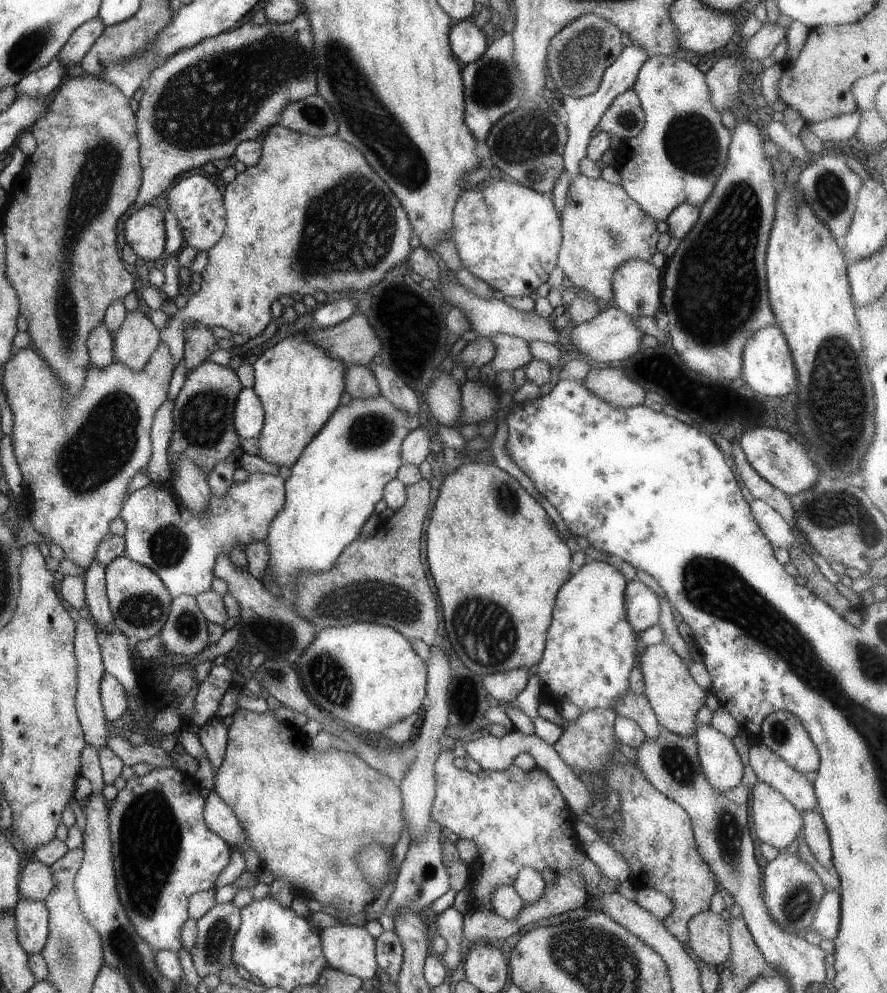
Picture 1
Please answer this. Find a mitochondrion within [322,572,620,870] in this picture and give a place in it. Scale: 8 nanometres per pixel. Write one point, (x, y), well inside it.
(486, 629)

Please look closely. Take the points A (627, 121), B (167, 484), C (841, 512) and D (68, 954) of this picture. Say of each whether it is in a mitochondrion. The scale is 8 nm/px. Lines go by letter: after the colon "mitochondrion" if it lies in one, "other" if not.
A: mitochondrion
B: other
C: mitochondrion
D: mitochondrion

